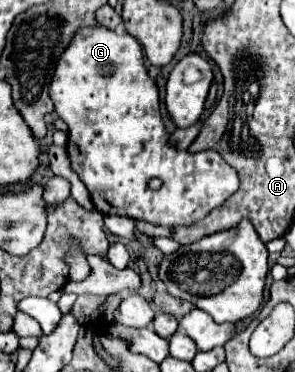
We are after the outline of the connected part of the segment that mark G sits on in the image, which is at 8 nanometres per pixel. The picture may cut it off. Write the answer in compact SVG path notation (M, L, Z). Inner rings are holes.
M96 25L74 35L70 47L66 47L54 71L50 97L58 117L68 123L72 133L72 137L68 133L66 145L72 167L88 187L92 203L102 215L144 219L148 223L166 227L190 227L204 219L214 207L222 205L238 189L236 169L224 163L216 151L202 151L192 155L190 151L174 149L168 143L170 133L164 129L158 85L148 75L140 43L128 33L116 33ZM152 177L160 177L164 181L158 191L148 187Z

